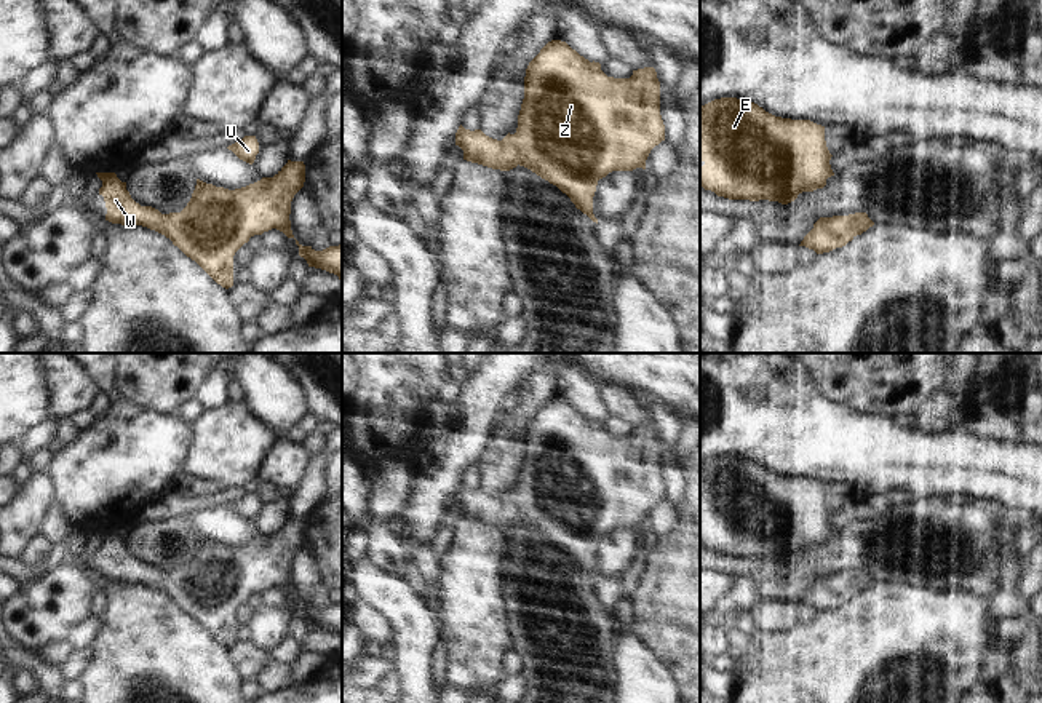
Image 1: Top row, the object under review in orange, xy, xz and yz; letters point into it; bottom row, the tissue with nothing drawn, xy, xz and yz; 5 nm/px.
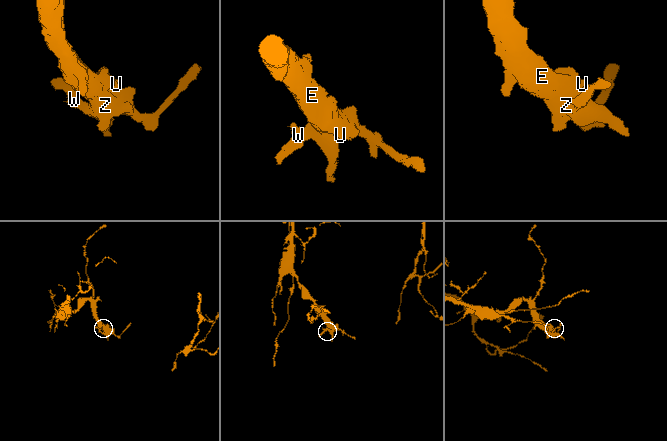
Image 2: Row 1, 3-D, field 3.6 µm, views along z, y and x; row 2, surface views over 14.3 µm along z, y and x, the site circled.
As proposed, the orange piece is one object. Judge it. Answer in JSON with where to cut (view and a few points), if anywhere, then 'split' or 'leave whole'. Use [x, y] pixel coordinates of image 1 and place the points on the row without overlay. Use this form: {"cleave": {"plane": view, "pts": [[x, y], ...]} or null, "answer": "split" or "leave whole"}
{"cleave": null, "answer": "leave whole"}

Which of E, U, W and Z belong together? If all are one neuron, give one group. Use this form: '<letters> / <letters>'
E U W Z

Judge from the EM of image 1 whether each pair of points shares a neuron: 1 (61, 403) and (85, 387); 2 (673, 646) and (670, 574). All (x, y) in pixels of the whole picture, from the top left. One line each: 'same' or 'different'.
1: same
2: same

